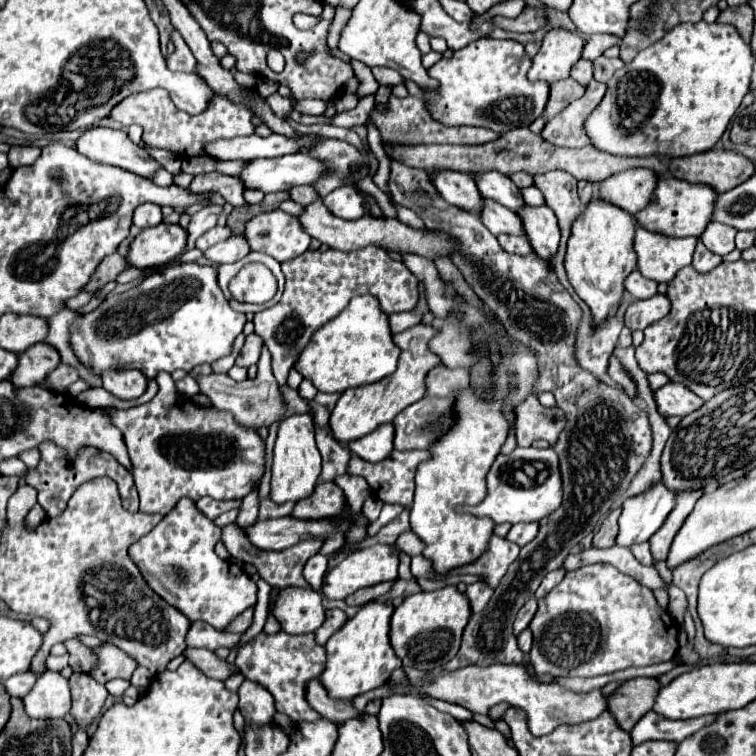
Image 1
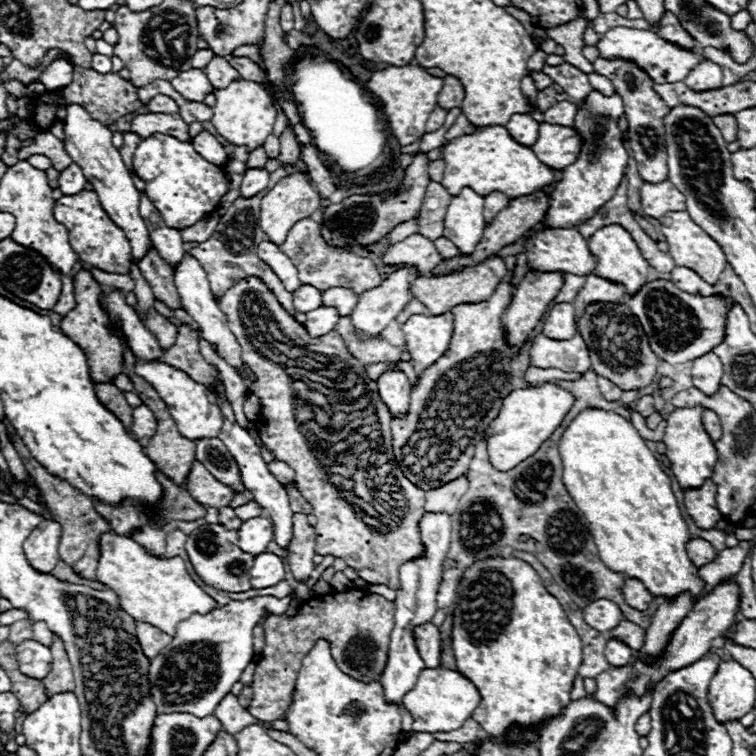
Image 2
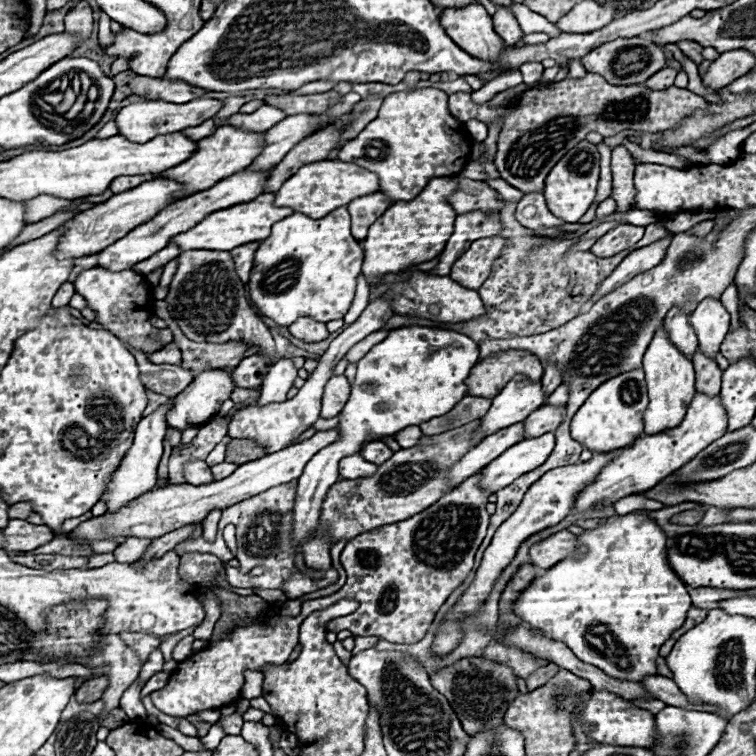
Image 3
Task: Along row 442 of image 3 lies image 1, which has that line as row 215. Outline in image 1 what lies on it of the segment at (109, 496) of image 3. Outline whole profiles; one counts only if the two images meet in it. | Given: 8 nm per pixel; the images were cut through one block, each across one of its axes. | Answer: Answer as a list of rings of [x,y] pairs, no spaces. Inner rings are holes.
[[[142,204],[138,210],[134,210],[132,224],[138,228],[148,228],[148,226],[158,226],[162,222],[162,210],[156,204]]]

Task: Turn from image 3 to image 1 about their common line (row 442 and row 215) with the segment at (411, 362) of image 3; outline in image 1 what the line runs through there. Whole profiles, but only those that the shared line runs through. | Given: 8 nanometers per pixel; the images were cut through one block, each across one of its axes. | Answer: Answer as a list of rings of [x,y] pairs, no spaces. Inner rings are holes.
[[[352,186],[336,188],[322,202],[330,210],[330,214],[334,214],[342,220],[358,220],[366,214],[366,210],[362,206],[362,196]]]

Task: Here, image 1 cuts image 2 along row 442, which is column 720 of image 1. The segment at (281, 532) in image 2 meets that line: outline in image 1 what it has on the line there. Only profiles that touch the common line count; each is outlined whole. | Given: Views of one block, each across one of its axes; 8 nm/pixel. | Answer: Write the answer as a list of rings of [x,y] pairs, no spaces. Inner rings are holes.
[[[710,222],[706,226],[706,230],[702,232],[700,240],[710,252],[714,252],[718,256],[726,256],[728,252],[734,250],[734,236],[736,236],[736,230],[732,226],[724,226],[720,222]]]

